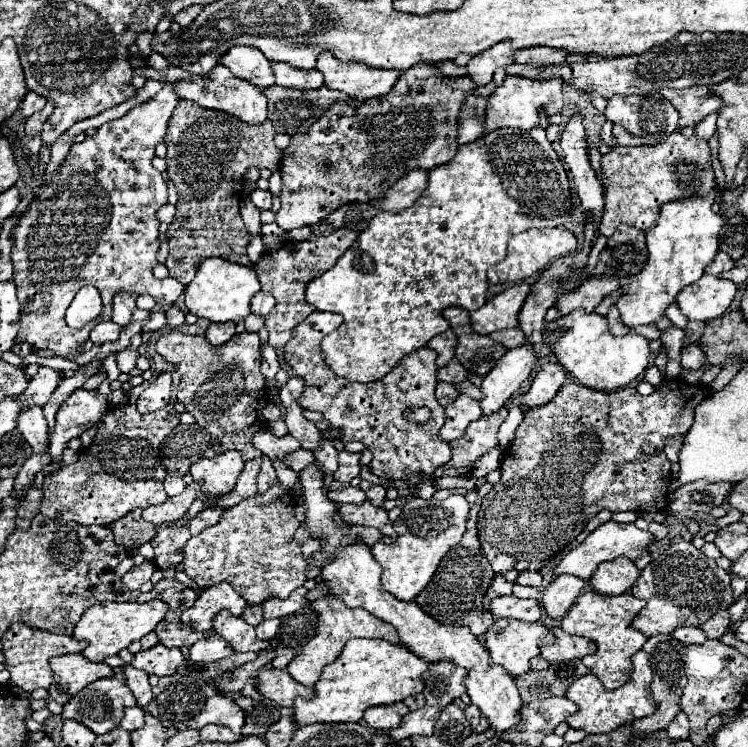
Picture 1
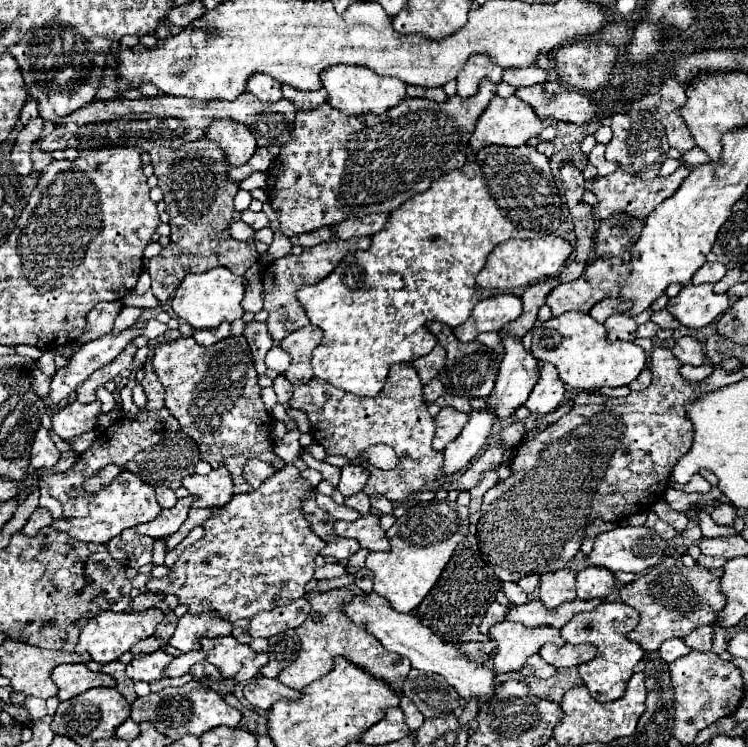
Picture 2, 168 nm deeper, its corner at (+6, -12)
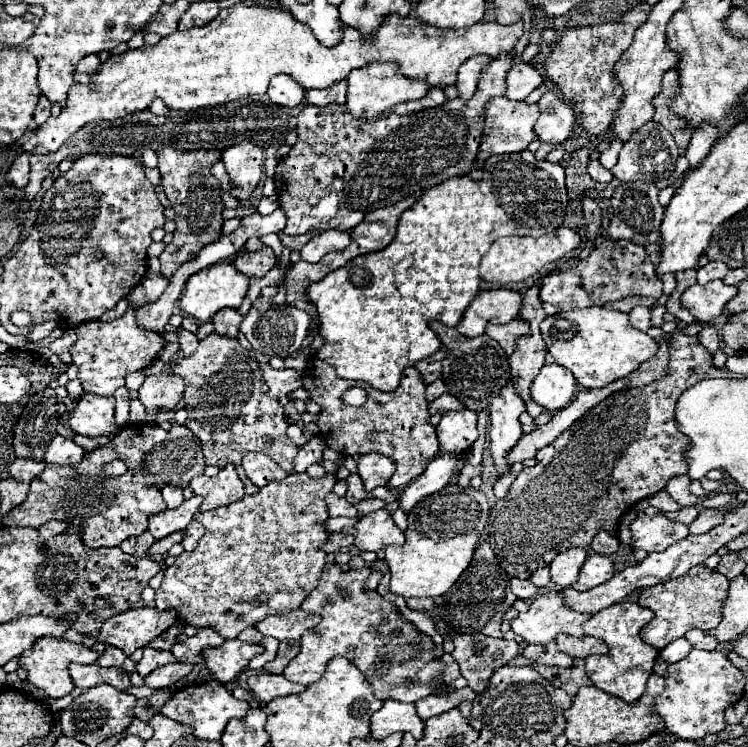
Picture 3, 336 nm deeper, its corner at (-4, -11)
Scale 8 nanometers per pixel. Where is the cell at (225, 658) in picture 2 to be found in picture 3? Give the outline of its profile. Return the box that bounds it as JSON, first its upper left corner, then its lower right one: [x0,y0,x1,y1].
[203,639,263,683]

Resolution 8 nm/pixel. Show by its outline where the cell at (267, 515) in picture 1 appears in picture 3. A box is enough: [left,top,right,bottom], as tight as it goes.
[155,473,335,639]

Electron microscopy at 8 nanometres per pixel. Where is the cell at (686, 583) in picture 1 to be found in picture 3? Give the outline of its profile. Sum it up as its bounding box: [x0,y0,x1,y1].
[639,565,729,649]

